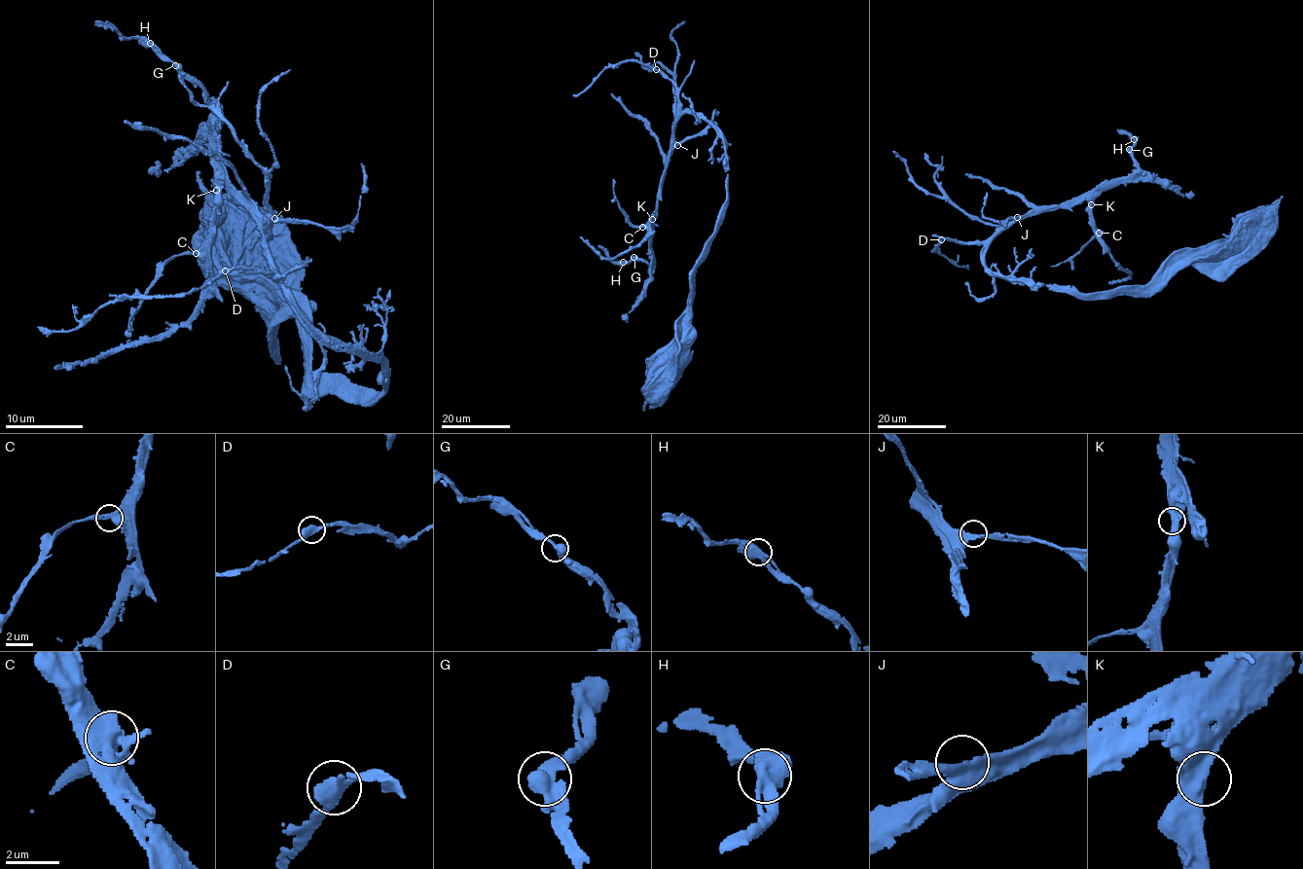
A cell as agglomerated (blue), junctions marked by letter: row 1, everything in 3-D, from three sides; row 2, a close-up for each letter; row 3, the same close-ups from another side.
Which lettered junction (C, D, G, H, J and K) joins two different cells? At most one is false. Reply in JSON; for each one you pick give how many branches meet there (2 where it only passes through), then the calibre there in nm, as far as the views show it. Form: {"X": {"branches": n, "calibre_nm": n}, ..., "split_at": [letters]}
{"split_at": []}

